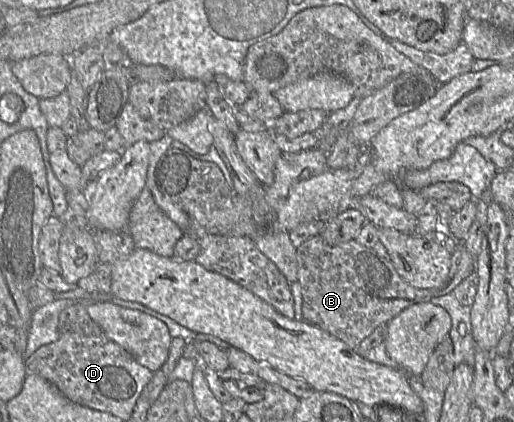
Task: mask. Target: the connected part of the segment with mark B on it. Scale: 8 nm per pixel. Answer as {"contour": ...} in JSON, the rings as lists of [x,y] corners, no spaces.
{"contour":[[[315,235],[296,247],[298,263],[297,282],[302,292],[303,319],[335,336],[350,348],[357,349],[363,339],[368,337],[378,326],[388,324],[404,309],[417,303],[430,302],[432,298],[453,293],[454,289],[468,276],[475,272],[476,258],[462,242],[458,243],[451,257],[451,267],[447,281],[439,288],[419,289],[409,285],[397,273],[390,259],[377,255],[372,248],[359,244],[355,239],[330,246],[320,235]]]}

